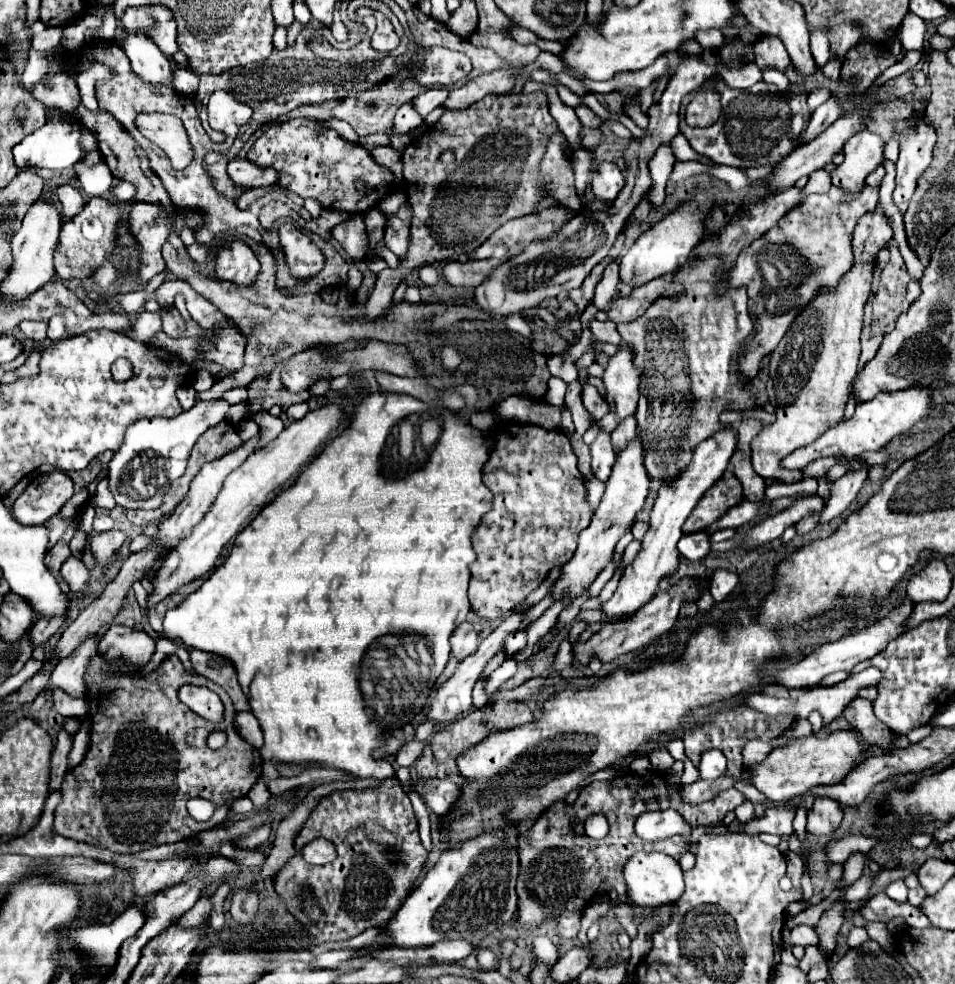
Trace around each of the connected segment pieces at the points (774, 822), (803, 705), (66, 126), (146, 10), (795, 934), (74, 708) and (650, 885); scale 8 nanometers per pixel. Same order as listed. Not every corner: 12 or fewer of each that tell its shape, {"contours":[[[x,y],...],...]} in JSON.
{"contours":[[[769,808],[739,828],[709,828],[709,834],[793,834],[795,810]],[[875,666],[835,686],[783,688],[767,684],[743,704],[767,714],[841,716],[859,688],[877,684]],[[47,110],[47,124],[13,146],[19,172],[71,168],[85,154],[79,126]],[[129,6],[119,22],[143,30],[161,52],[179,50],[167,6]],[[795,926],[791,946],[809,946],[819,942],[811,926]],[[51,688],[51,706],[71,718],[87,716],[83,698],[71,698],[61,688]],[[637,852],[625,866],[639,908],[677,900],[683,870],[665,852]]]}

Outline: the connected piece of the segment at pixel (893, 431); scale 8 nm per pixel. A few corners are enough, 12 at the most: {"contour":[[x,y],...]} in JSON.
{"contour":[[927,388],[883,392],[859,402],[781,464],[805,468],[825,456],[879,450],[927,416]]}

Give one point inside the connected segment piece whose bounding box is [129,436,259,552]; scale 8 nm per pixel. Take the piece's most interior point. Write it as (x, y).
(206, 485)

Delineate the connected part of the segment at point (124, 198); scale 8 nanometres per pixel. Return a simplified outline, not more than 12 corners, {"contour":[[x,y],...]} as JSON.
{"contour":[[115,182],[109,200],[129,202],[135,188],[129,182]]}

